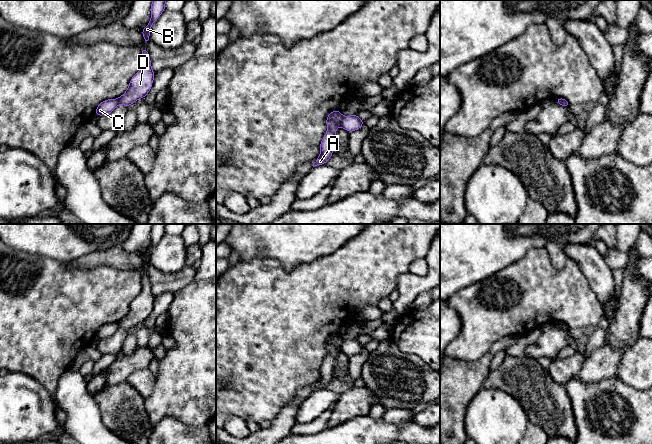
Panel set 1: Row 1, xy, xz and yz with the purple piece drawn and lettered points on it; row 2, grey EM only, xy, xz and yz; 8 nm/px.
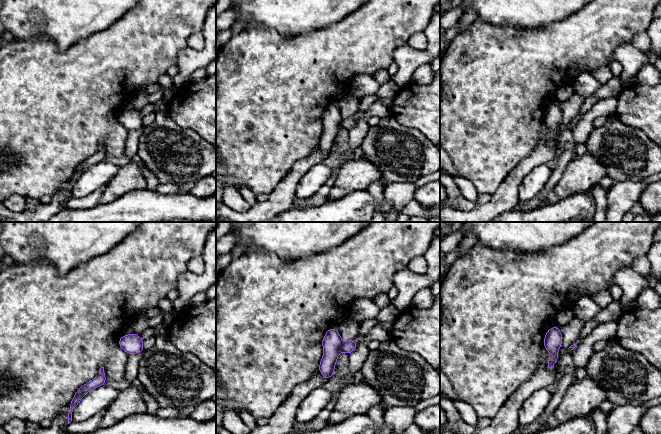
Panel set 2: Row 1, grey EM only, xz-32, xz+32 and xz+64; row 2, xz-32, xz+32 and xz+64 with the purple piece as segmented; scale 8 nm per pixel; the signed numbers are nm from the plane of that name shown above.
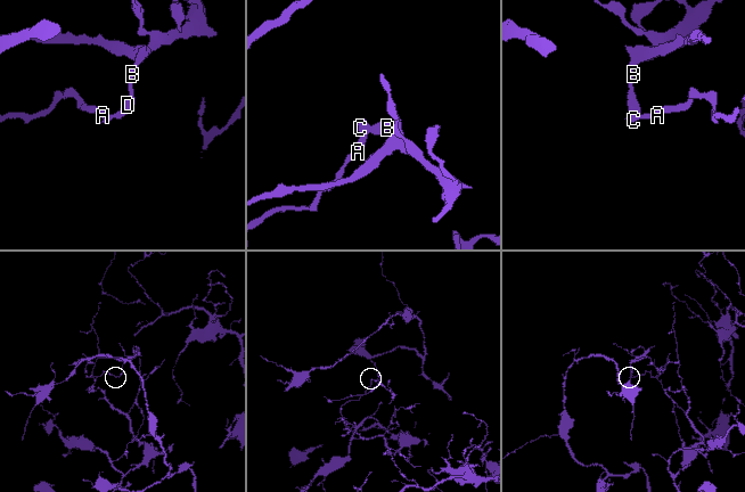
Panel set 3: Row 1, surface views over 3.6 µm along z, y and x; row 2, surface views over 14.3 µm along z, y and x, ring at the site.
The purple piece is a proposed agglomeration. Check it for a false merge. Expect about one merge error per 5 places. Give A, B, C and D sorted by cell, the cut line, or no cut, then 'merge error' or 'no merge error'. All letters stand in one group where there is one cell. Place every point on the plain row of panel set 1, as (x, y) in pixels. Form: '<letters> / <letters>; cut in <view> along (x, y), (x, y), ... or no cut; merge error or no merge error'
A C / B D; cut in xz along (343, 341), (340, 348); merge error

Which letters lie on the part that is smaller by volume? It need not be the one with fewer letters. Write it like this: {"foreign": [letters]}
{"foreign": ["B", "D"]}

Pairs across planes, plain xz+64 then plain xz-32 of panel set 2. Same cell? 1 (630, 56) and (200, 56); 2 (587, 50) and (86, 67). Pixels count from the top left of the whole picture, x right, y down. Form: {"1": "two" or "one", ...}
{"1": "one", "2": "one"}

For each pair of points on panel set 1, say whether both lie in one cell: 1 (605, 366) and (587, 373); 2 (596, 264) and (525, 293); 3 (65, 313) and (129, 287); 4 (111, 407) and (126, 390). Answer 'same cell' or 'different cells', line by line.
1: same cell
2: different cells
3: same cell
4: same cell

